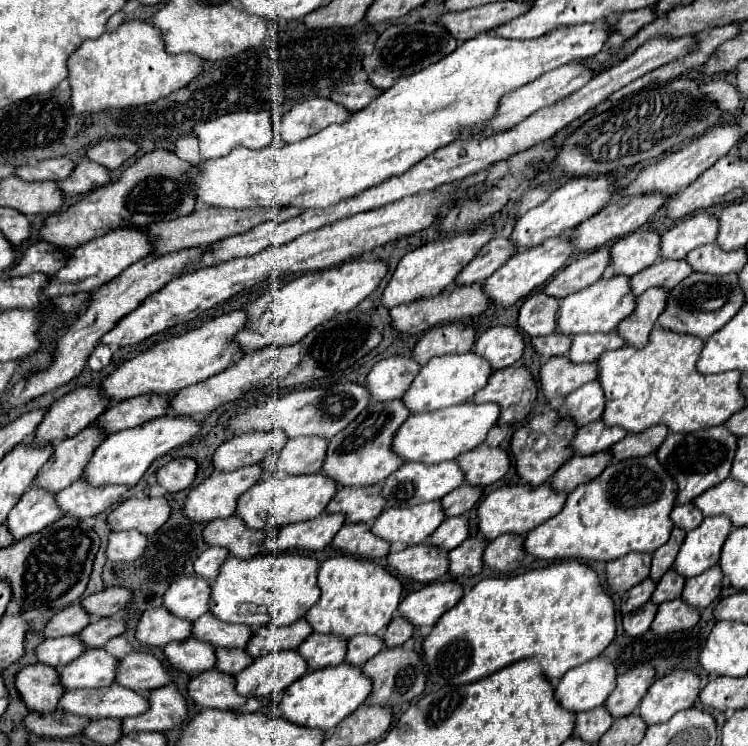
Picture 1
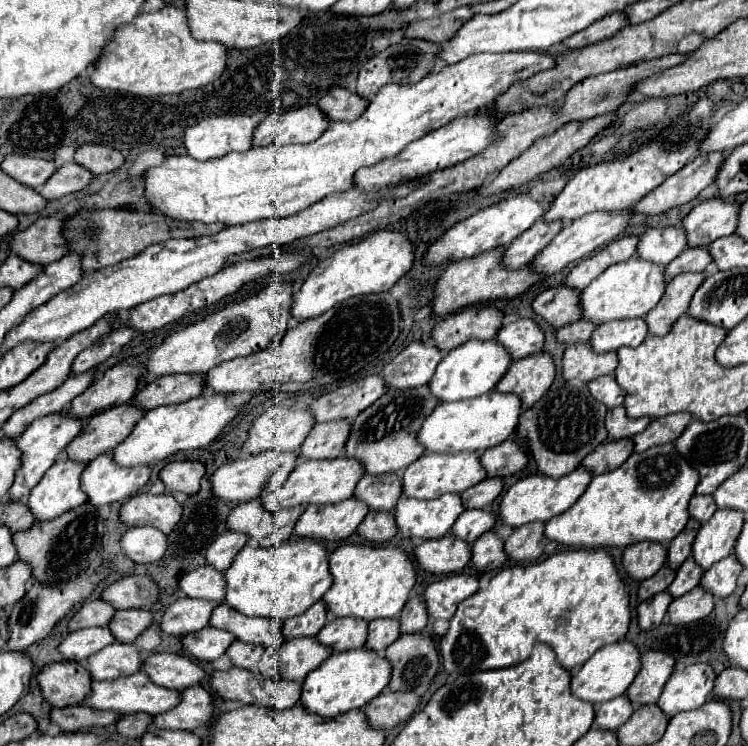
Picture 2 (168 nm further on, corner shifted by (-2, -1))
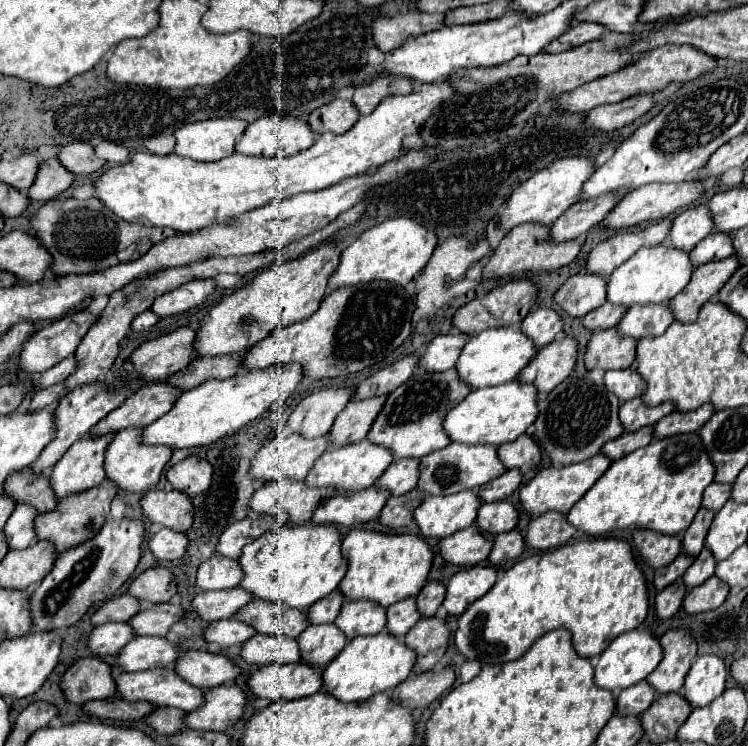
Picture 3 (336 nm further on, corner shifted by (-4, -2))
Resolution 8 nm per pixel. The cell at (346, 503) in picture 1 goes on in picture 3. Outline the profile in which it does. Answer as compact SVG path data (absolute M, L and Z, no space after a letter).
M398 459L398 461L392 461L390 467L378 477L374 487L380 487L390 495L398 497L416 487L416 475L418 475L418 461Z

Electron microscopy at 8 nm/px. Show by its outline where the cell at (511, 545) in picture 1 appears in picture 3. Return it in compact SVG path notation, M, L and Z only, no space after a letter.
M550 511L530 521L524 543L532 549L548 551L568 543L574 537L574 533L576 529L566 521L564 515L560 517L560 513Z

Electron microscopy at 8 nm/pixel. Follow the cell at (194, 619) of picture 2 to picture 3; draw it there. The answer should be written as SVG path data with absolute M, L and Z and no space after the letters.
M240 587L228 591L202 591L194 595L192 611L198 615L198 619L212 623L234 617L236 611L250 601L252 599L248 599L248 593L240 591Z

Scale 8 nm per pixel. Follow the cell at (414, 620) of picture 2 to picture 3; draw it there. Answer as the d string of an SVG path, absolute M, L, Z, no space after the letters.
M430 581L416 597L416 607L420 617L434 617L436 609L444 599L444 593L446 593L444 585L440 585L438 581Z

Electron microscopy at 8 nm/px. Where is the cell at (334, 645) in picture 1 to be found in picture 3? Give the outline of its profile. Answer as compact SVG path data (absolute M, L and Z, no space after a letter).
M344 603L334 625L344 631L348 639L356 635L378 635L384 631L384 611L376 603Z

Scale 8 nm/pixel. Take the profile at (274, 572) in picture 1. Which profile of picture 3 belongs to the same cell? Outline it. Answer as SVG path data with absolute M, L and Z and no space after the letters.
M306 523L306 525L298 525L298 527L282 527L278 531L266 531L262 537L254 539L252 543L248 543L242 549L242 557L238 559L244 577L240 581L240 589L248 591L252 595L252 599L262 599L274 605L286 605L292 609L308 609L312 603L316 603L318 599L326 597L328 593L332 593L340 581L344 579L346 573L346 561L342 559L340 553L340 533L336 527L332 525L314 525L314 523Z

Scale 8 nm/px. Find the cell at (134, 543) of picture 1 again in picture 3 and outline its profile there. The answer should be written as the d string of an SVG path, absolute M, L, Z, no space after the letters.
M158 529L154 535L146 539L150 553L158 561L174 561L180 559L186 551L188 539L184 533L176 533L170 529Z

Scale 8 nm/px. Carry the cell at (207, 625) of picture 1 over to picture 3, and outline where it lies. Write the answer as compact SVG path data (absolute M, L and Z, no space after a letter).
M250 601L234 619L250 625L260 635L286 635L296 639L306 627L304 611L288 611L288 607L272 607L272 603Z

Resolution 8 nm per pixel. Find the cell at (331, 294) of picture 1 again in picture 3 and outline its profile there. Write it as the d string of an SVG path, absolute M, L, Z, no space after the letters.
M406 217L388 219L364 231L354 243L350 243L342 251L334 273L328 277L328 289L334 291L340 287L352 287L356 283L370 283L370 281L388 281L404 287L428 263L434 247L436 247L436 235L432 235L432 231L420 227L418 223Z

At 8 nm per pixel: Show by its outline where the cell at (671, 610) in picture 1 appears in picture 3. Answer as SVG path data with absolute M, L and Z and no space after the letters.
M710 577L706 583L702 583L696 589L686 593L682 609L688 615L714 611L714 609L718 609L724 603L724 599L728 597L728 591L730 589L724 587L724 583L720 583L716 577Z

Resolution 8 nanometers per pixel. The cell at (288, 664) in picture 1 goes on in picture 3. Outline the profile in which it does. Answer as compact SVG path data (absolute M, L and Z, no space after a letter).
M310 625L298 635L300 661L316 667L326 667L346 645L346 637L336 625Z

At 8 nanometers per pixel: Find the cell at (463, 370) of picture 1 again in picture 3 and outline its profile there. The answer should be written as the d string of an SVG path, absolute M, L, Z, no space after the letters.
M512 327L488 329L476 337L470 337L470 341L464 345L456 361L456 373L458 373L458 379L466 383L470 389L502 385L506 381L514 381L518 377L518 371L528 365L534 353L536 353L536 347L532 347L532 341L526 335L520 335L520 331Z

